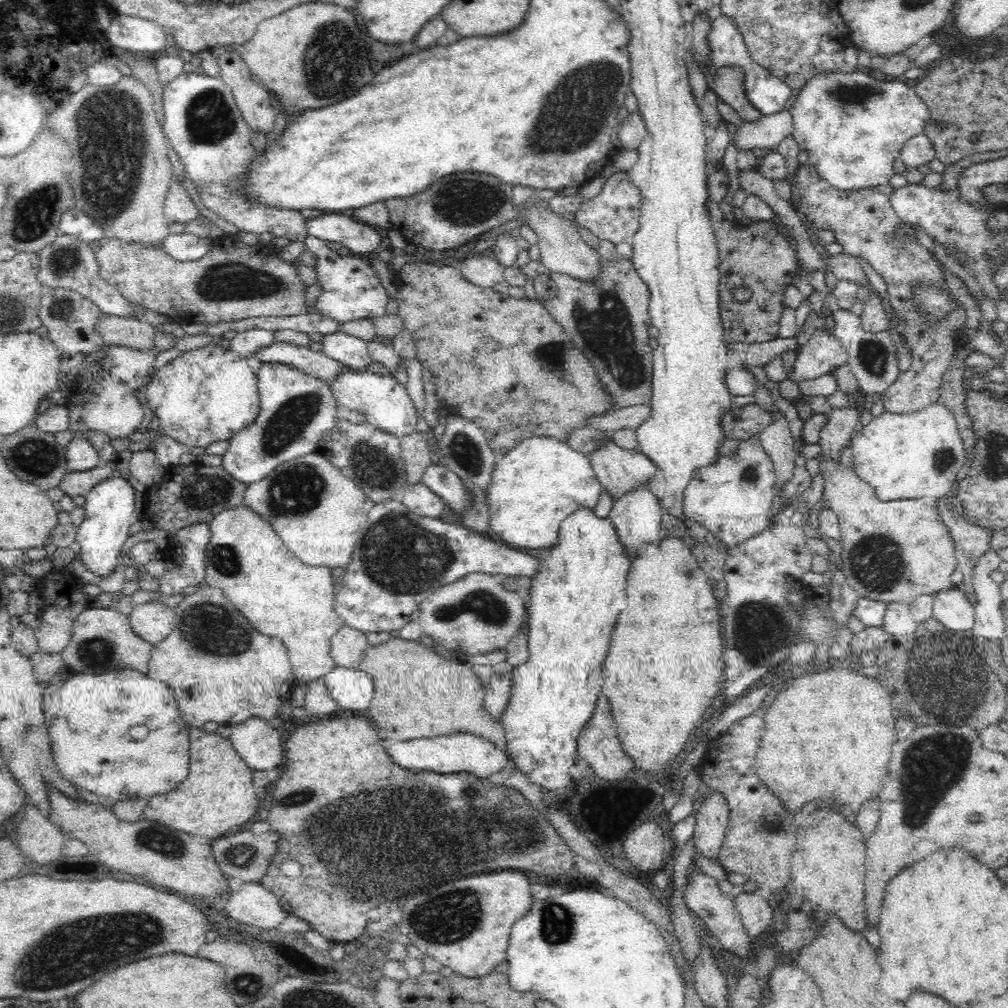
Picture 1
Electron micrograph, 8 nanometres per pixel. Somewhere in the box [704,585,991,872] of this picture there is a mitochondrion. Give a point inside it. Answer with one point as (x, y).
(943, 664)

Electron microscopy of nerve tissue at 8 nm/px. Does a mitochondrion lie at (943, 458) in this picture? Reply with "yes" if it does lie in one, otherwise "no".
yes

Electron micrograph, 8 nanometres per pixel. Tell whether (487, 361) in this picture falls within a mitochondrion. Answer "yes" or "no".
no

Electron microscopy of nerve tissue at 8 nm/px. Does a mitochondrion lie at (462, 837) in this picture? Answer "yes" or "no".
yes

